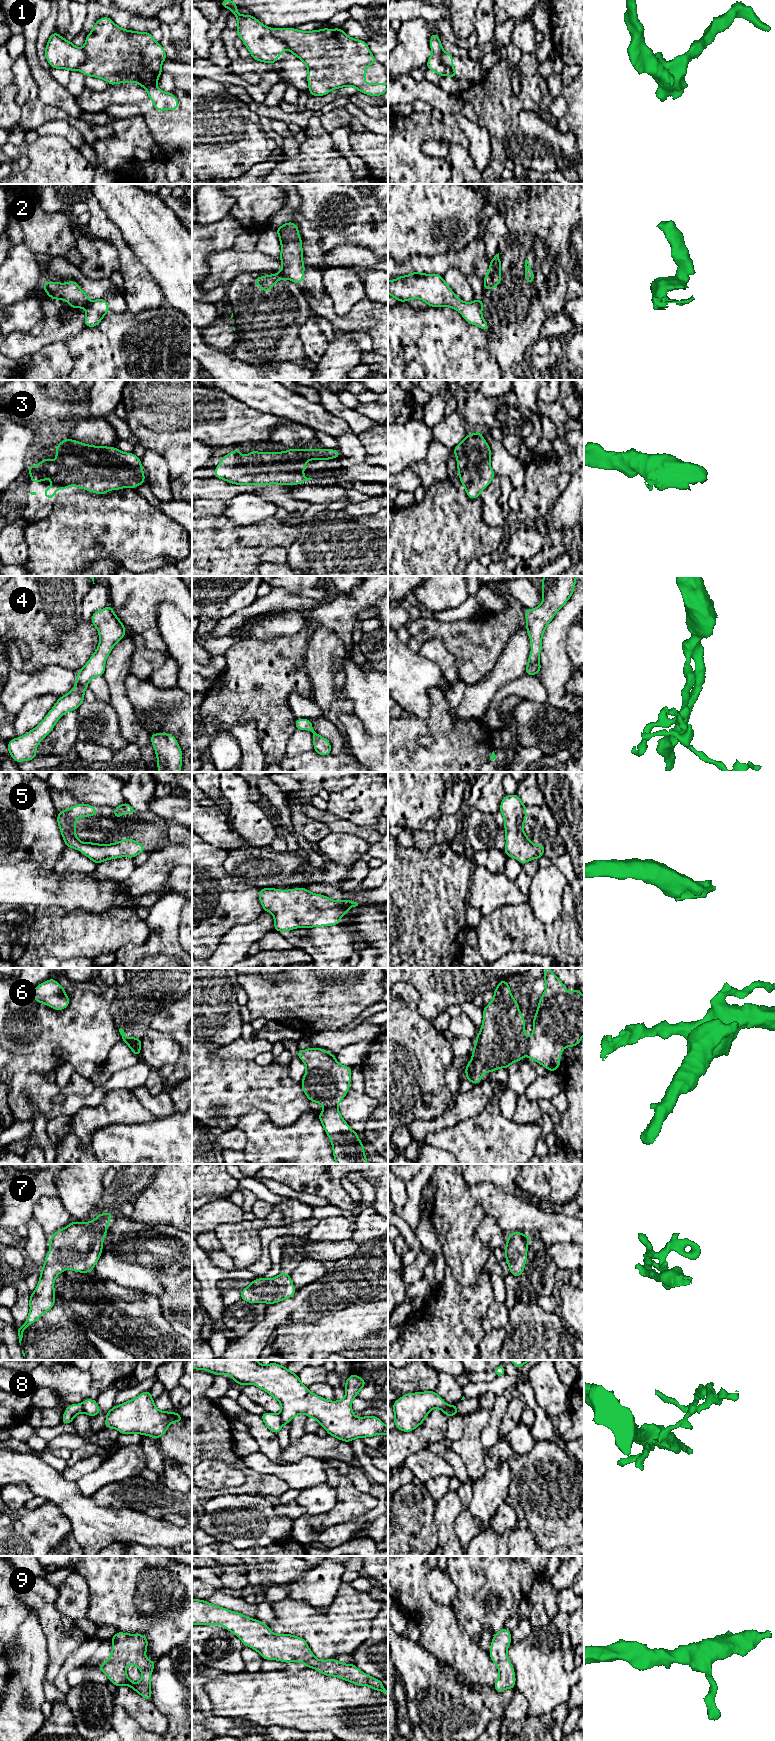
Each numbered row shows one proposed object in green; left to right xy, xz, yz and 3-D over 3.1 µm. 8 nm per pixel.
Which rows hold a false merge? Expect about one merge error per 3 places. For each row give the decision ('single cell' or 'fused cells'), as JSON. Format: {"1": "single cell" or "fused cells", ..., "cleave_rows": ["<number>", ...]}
{"1": "fused cells", "2": "fused cells", "3": "single cell", "4": "single cell", "5": "single cell", "6": "fused cells", "7": "single cell", "8": "fused cells", "9": "single cell", "cleave_rows": ["1", "2", "6", "8"]}

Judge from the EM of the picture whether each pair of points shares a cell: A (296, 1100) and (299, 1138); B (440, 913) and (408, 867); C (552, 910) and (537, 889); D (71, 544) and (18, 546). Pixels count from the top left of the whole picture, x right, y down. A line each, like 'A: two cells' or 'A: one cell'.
A: two cells
B: one cell
C: one cell
D: two cells

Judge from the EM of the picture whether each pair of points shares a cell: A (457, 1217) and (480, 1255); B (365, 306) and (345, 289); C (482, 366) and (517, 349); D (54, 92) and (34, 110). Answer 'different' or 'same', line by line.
A: same
B: different
C: different
D: different

